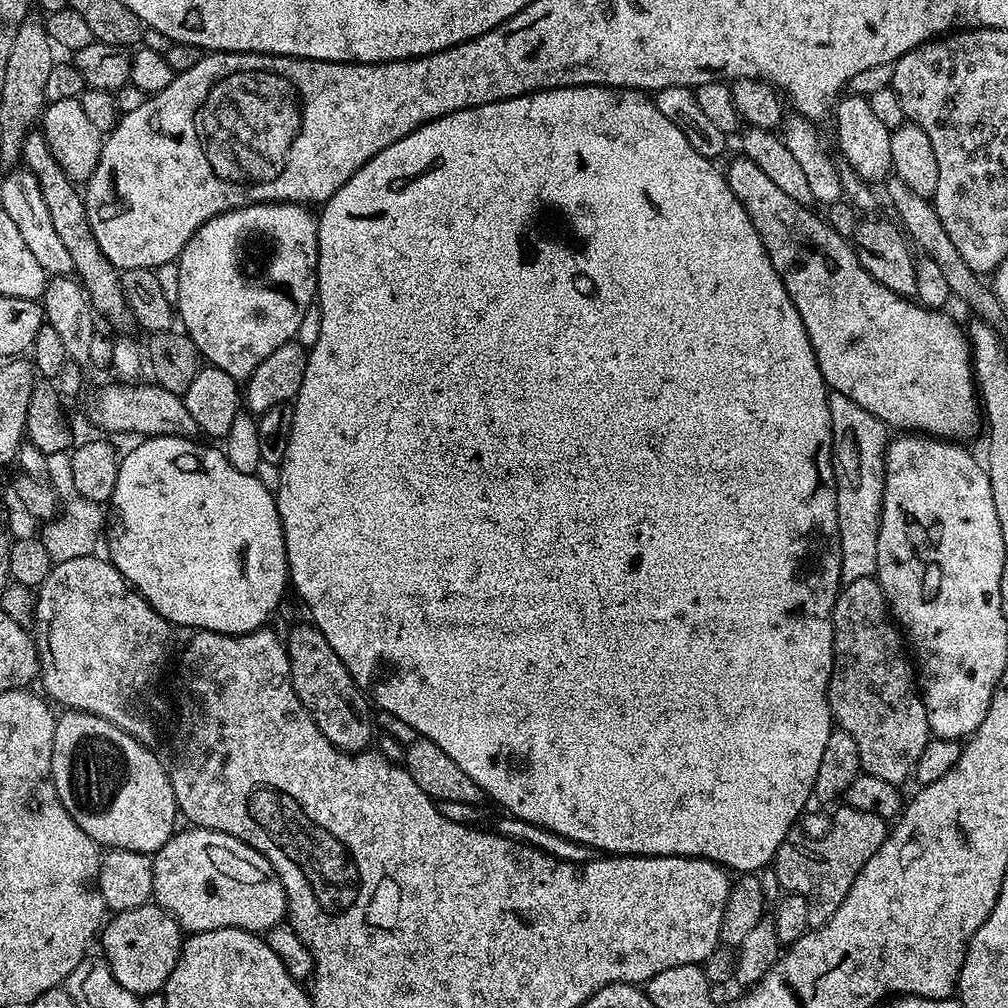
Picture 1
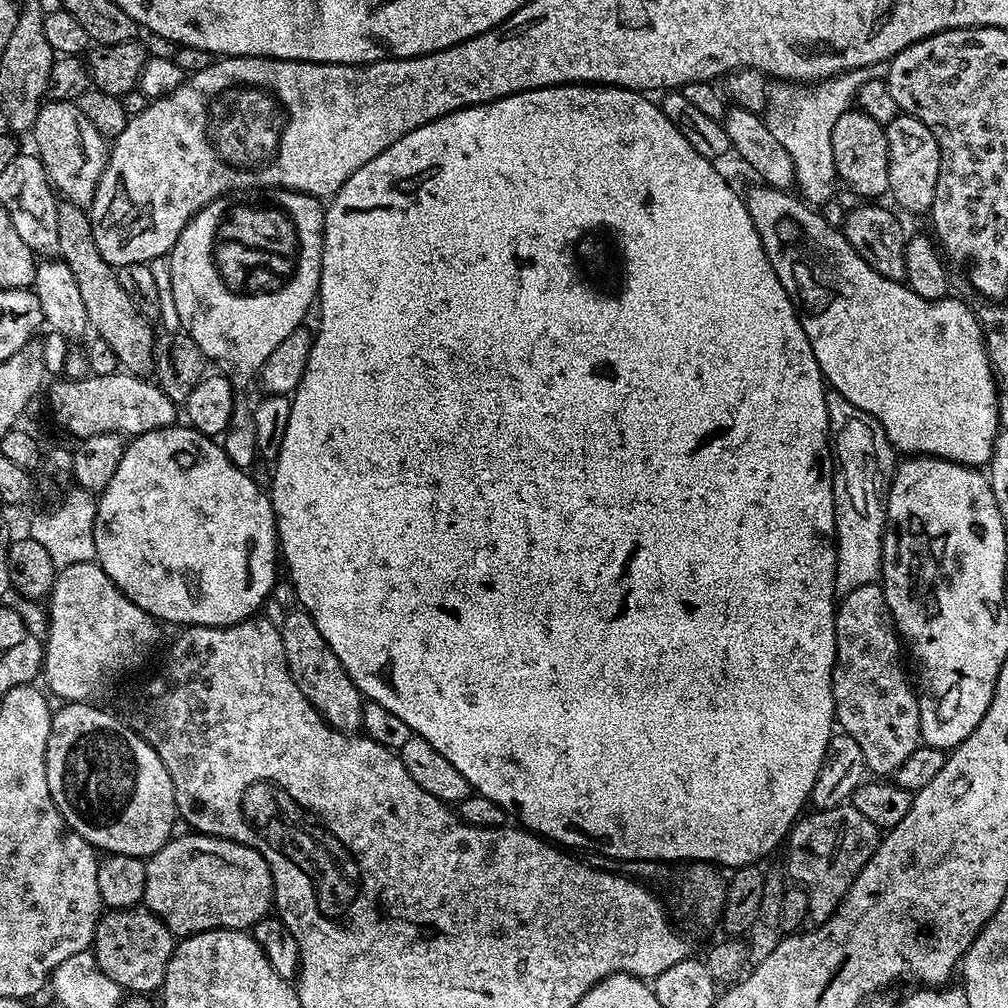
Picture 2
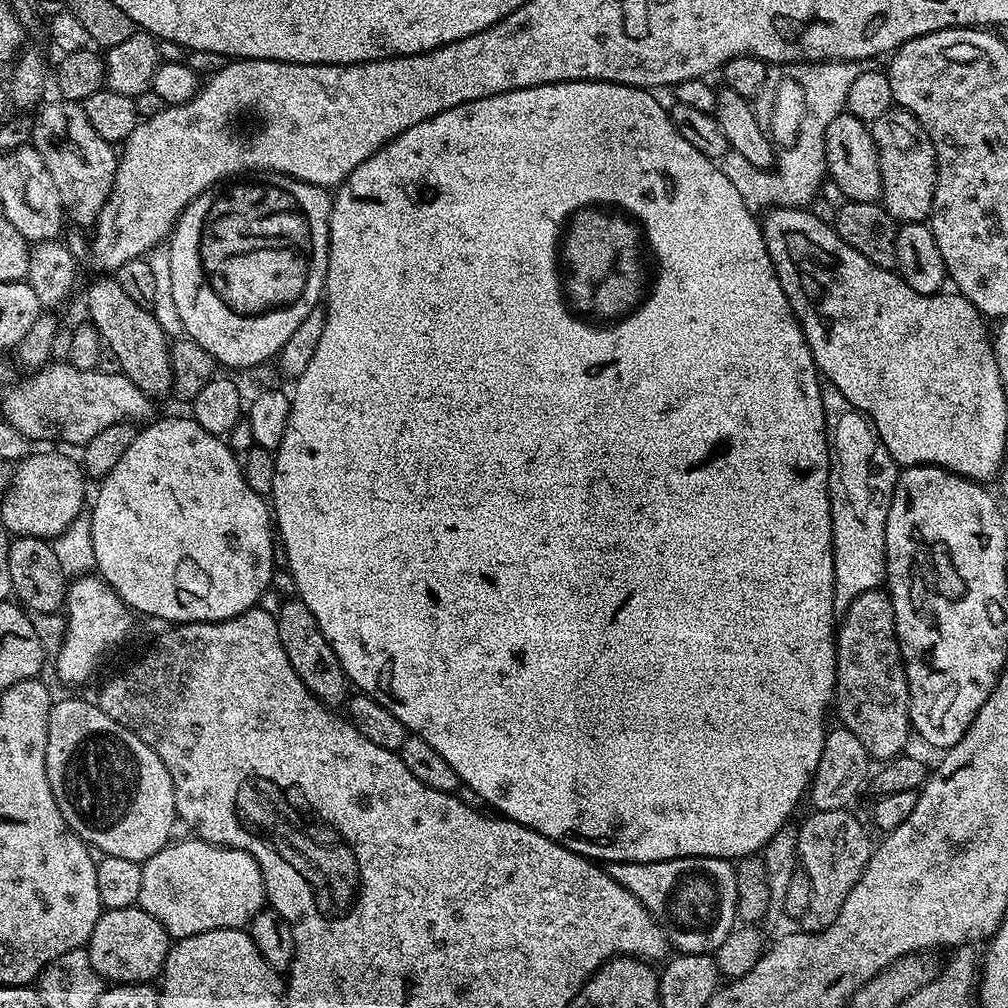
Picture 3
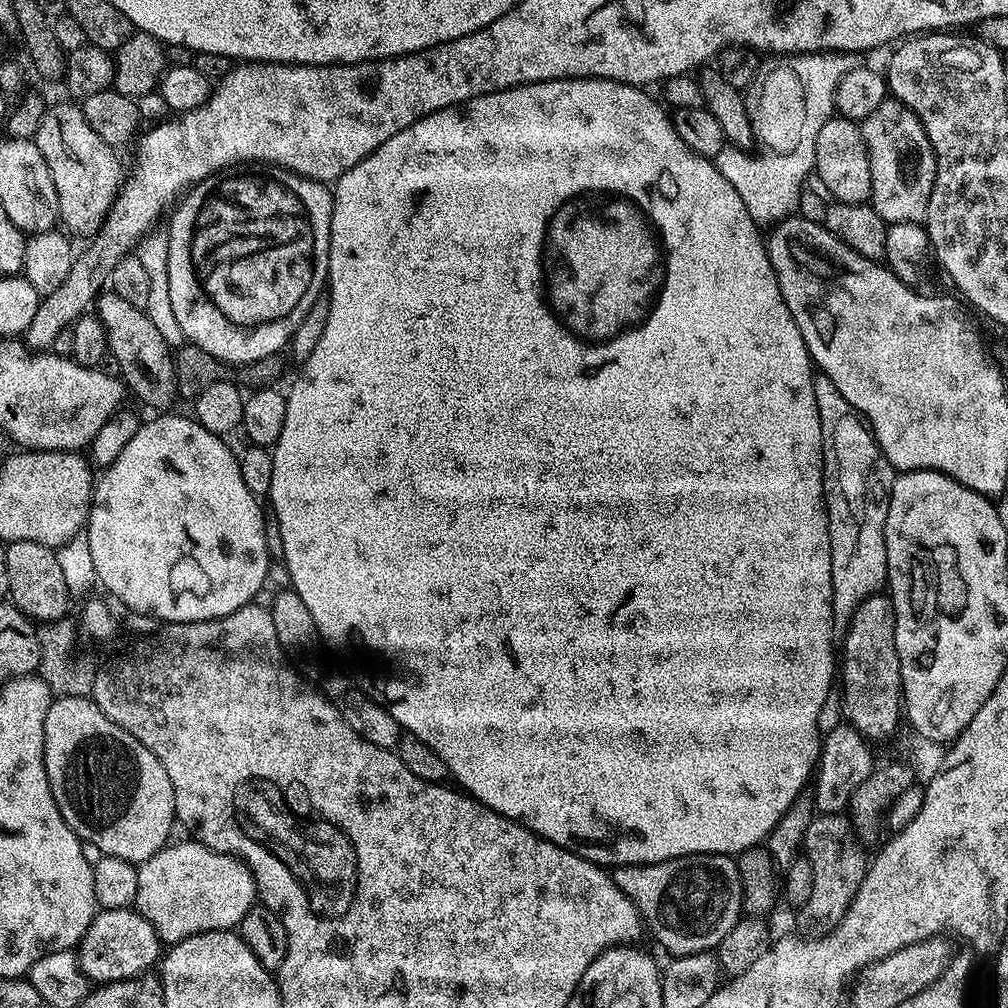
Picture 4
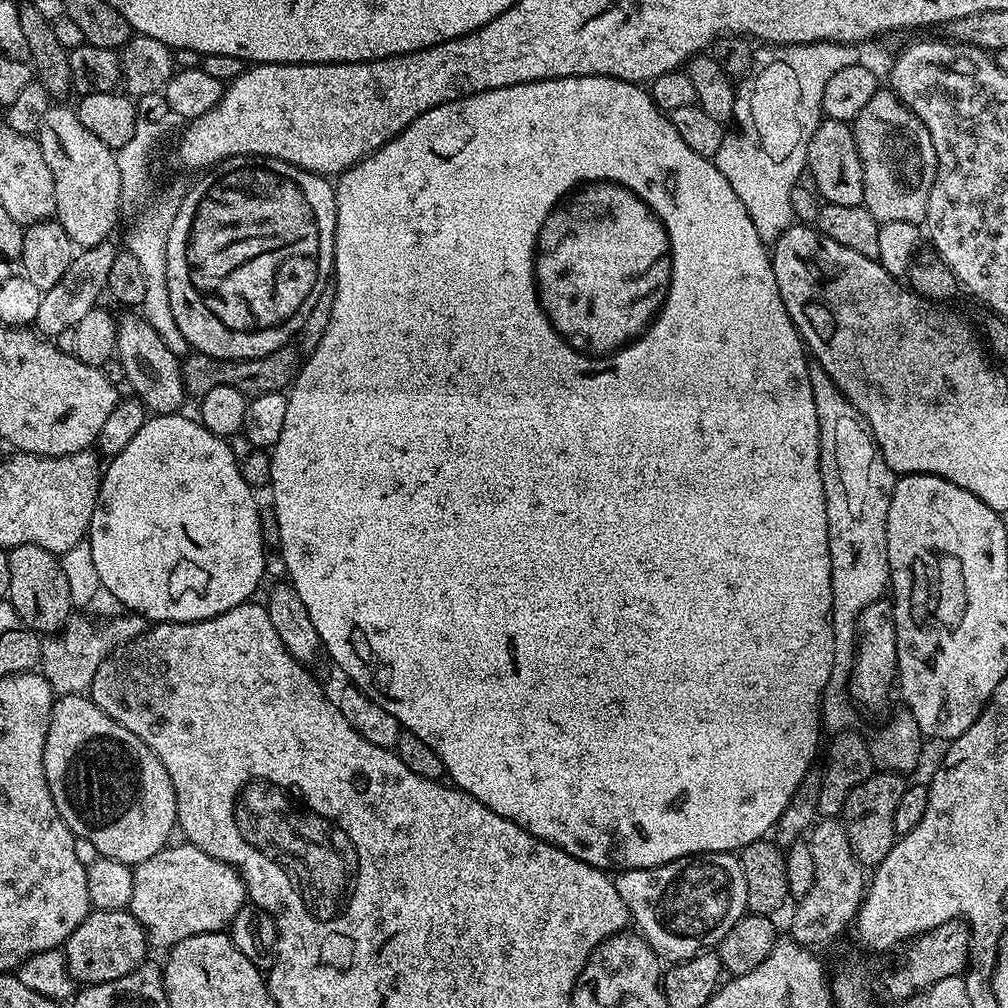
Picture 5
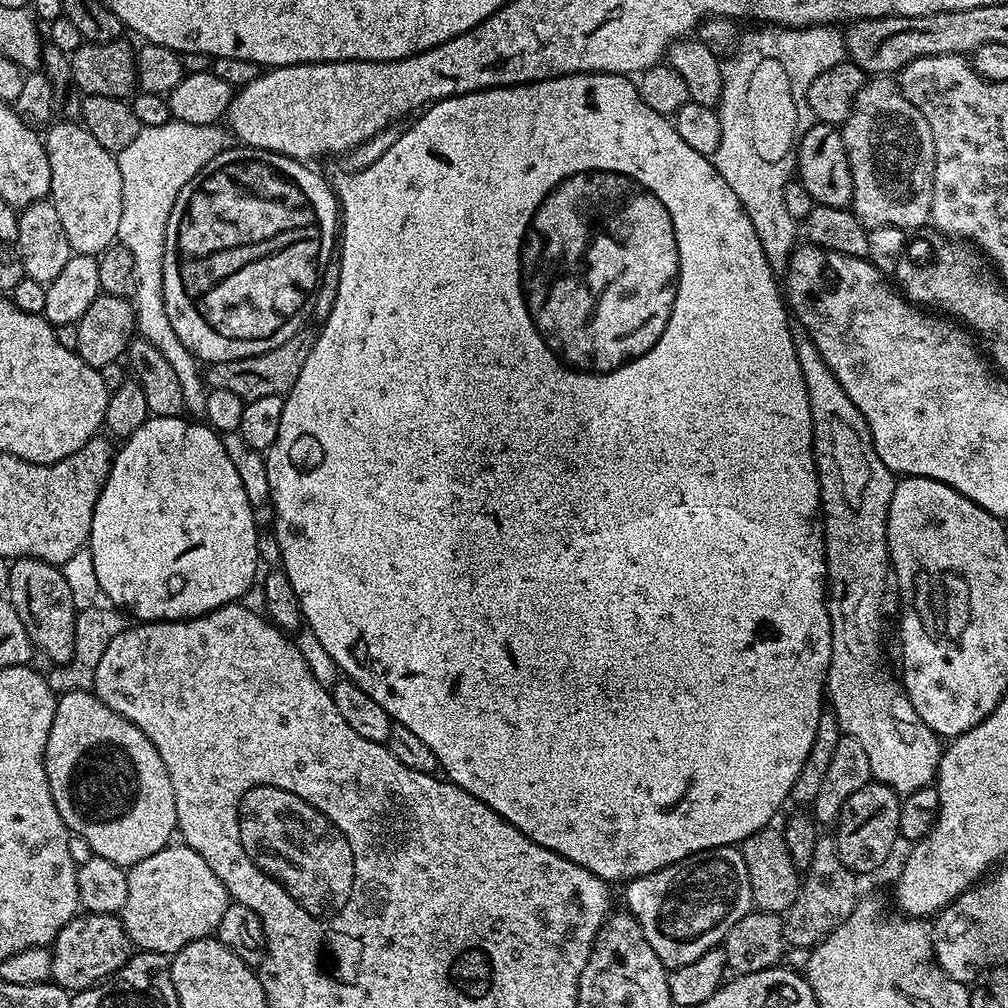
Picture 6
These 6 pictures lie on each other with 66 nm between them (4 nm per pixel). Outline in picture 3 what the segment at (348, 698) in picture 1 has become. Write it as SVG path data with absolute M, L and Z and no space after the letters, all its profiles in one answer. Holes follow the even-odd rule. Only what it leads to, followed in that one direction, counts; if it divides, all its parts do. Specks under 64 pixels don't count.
M298 598L283 601L279 606L280 612L275 613L278 638L282 642L282 650L286 650L286 658L290 658L290 666L294 666L294 674L298 674L307 690L325 707L336 708L340 703L343 705L349 695L350 682L330 642L326 642L314 614L310 614L310 606Z

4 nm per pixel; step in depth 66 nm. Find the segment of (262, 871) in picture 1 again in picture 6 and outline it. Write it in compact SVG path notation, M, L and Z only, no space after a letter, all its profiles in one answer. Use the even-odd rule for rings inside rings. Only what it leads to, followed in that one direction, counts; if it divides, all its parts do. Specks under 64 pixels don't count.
M180 842L158 850L158 854L150 854L150 858L142 858L142 862L132 865L127 873L126 906L122 913L124 929L133 945L146 952L175 954L190 942L209 939L215 933L218 922L222 922L222 914L226 914L230 903L226 886L216 877L214 870L206 866L195 850Z

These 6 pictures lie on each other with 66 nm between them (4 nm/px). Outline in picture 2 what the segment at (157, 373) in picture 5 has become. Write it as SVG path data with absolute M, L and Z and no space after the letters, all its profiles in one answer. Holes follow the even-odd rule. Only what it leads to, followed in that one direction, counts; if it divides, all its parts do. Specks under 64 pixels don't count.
M67 202L58 203L58 242L59 259L74 270L78 282L78 291L82 293L82 303L86 305L86 314L91 331L102 338L114 350L120 359L120 368L133 376L143 377L154 368L157 337L152 336L149 317L143 316L134 306L130 294L118 286L116 268L102 258L98 242L94 238L91 215L81 205Z

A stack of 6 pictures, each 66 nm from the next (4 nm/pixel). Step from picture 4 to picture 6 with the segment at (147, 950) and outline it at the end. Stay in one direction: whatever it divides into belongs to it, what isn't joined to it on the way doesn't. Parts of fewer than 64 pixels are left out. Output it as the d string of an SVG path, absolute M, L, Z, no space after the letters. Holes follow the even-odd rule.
M107 912L78 914L56 935L50 945L52 953L51 979L69 993L93 988L101 980L112 976L133 955L134 945L128 939L123 919Z

